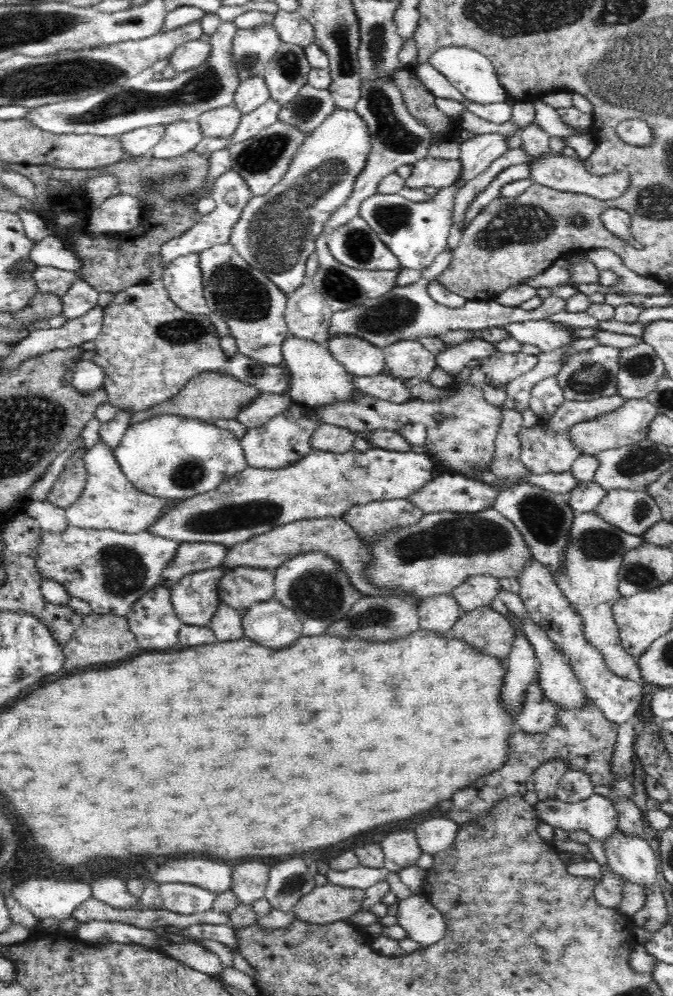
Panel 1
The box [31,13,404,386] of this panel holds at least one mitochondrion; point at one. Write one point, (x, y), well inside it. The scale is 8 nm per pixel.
(279, 232)

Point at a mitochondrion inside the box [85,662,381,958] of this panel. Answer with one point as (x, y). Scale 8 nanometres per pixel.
(290, 884)

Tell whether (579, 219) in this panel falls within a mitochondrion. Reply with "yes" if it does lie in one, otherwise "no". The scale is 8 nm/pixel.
yes

